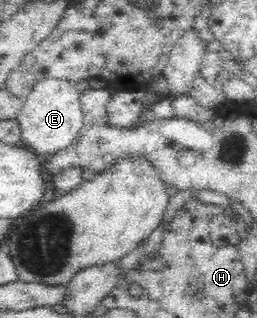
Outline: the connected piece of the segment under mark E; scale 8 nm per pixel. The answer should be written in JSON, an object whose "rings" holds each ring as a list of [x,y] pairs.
{"rings":[[[47,78],[38,81],[16,117],[20,126],[22,145],[35,155],[47,155],[66,148],[82,127],[81,93],[68,79]]]}

